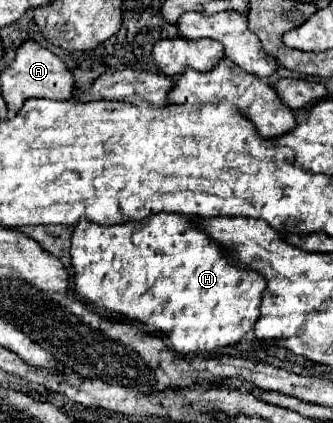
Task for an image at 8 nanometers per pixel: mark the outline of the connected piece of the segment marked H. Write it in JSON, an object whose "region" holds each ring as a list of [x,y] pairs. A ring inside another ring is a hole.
{"region":[[[155,213],[143,221],[121,225],[97,225],[87,219],[79,221],[71,235],[71,265],[75,271],[73,291],[97,309],[115,311],[147,327],[153,325],[155,331],[169,339],[171,349],[179,355],[215,353],[215,349],[239,343],[259,317],[265,279],[255,271],[241,271],[229,265],[221,247],[191,223],[191,217],[187,219],[187,215],[177,213]]]}

